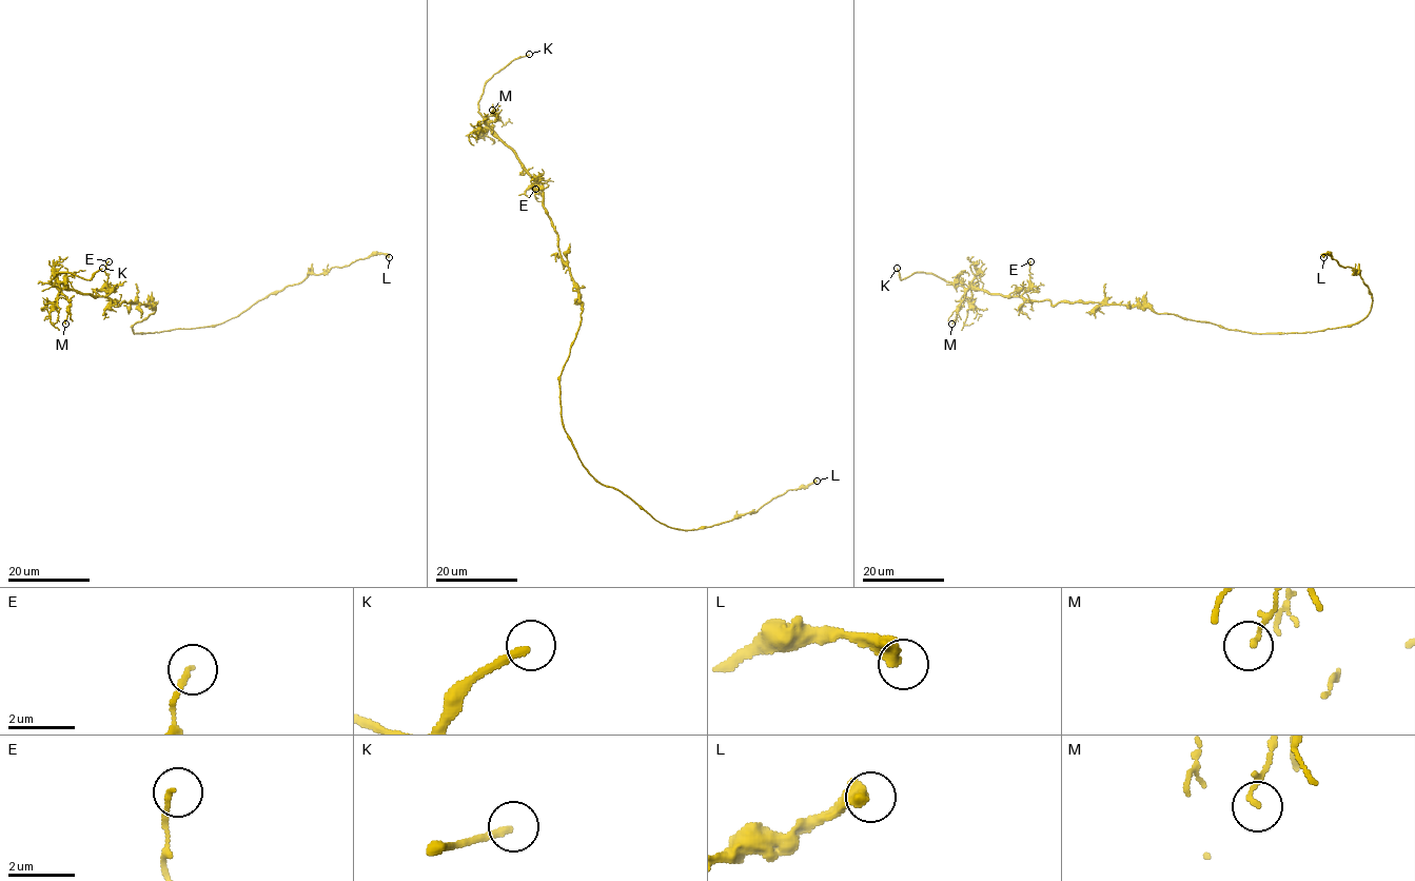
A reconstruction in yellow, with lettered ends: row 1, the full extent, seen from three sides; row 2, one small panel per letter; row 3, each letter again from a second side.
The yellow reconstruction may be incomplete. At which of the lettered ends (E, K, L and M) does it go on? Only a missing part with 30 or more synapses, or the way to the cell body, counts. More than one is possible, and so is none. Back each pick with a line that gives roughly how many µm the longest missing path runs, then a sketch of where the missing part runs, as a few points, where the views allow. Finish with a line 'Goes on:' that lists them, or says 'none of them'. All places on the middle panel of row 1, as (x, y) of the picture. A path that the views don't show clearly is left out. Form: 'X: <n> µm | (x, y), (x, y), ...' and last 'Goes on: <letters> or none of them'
K: 50 µm | (529, 54), (548, 47), (561, 49), (559, 38), (580, 19), (576, 13)
Goes on: K

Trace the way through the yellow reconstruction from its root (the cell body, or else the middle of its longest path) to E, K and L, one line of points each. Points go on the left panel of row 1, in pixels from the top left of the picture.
E: (135, 324), (154, 313), (155, 309), (134, 302), (119, 305), (107, 296), (104, 288), (109, 261)
K: (135, 324), (155, 309), (134, 302), (119, 305), (51, 281), (59, 272), (89, 279), (102, 268)
L: (135, 324), (134, 333), (215, 327), (310, 274), (326, 273), (378, 254), (389, 257)

